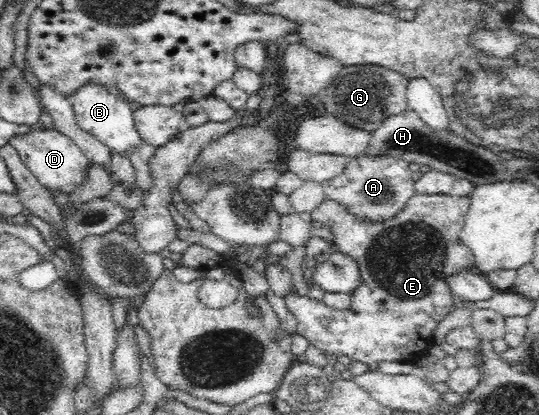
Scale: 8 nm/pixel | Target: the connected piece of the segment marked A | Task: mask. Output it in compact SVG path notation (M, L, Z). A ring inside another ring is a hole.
M363 156L348 161L344 172L321 183L326 198L344 205L364 221L383 221L393 217L415 195L415 182L409 163L392 156Z

